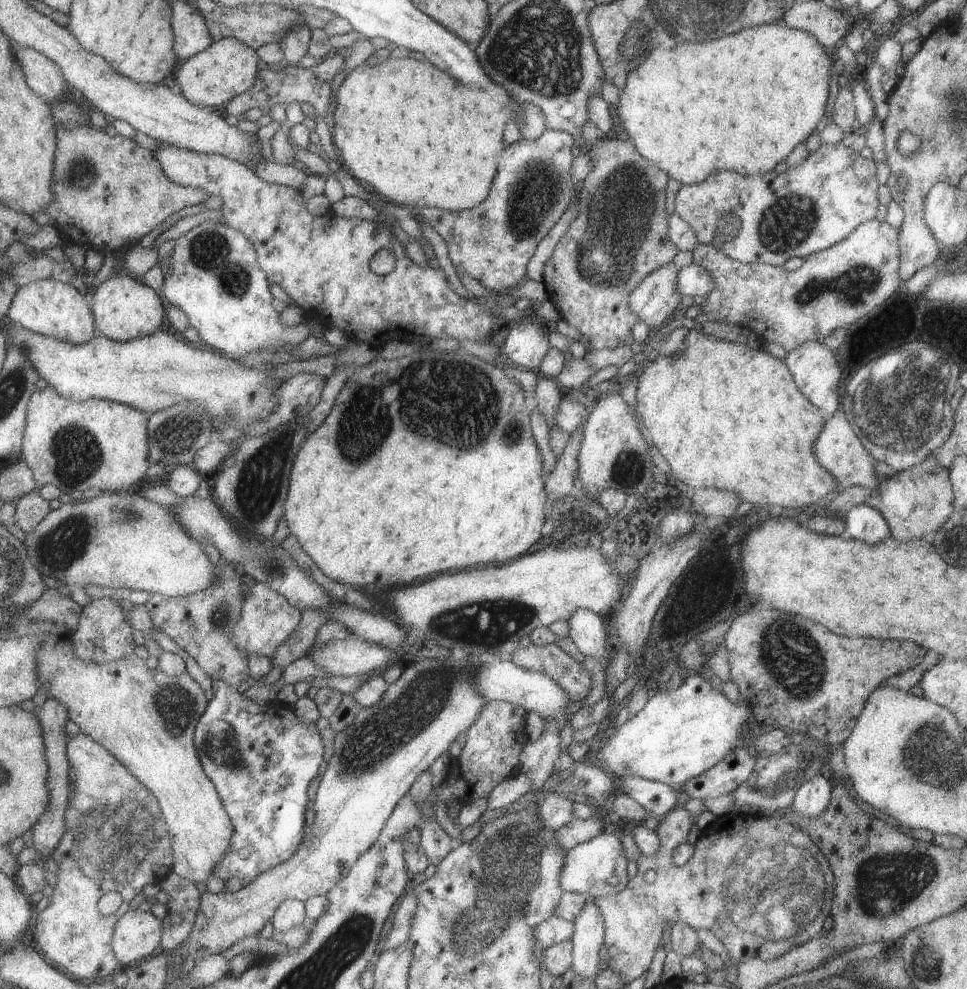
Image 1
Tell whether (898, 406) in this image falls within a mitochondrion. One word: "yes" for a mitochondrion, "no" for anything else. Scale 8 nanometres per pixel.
yes

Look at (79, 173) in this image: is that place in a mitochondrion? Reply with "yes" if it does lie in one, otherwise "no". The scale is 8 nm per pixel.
yes

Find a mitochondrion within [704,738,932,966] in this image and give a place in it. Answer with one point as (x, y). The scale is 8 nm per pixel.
(780, 886)

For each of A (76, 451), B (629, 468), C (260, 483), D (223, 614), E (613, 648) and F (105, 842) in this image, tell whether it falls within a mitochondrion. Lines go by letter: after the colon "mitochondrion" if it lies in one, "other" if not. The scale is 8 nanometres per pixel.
A: mitochondrion
B: mitochondrion
C: mitochondrion
D: mitochondrion
E: other
F: mitochondrion

